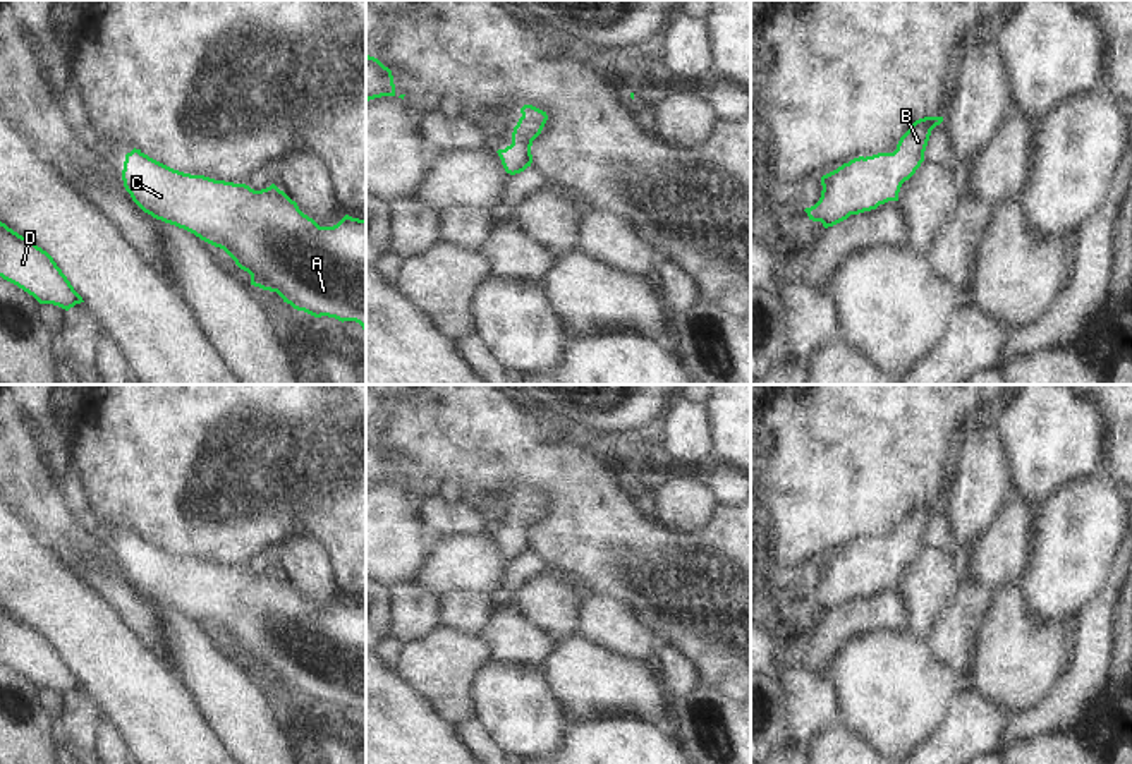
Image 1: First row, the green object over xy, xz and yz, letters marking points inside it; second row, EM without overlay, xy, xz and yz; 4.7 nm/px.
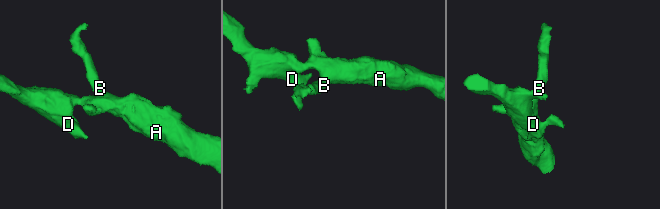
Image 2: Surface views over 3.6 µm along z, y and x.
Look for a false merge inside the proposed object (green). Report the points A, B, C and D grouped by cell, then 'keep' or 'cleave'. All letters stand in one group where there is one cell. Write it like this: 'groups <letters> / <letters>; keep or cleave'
groups A B C D; keep

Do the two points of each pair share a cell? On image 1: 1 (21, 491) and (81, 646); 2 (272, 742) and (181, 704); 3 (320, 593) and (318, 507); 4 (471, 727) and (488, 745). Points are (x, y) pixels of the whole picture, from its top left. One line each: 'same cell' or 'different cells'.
1: different cells
2: different cells
3: different cells
4: same cell

